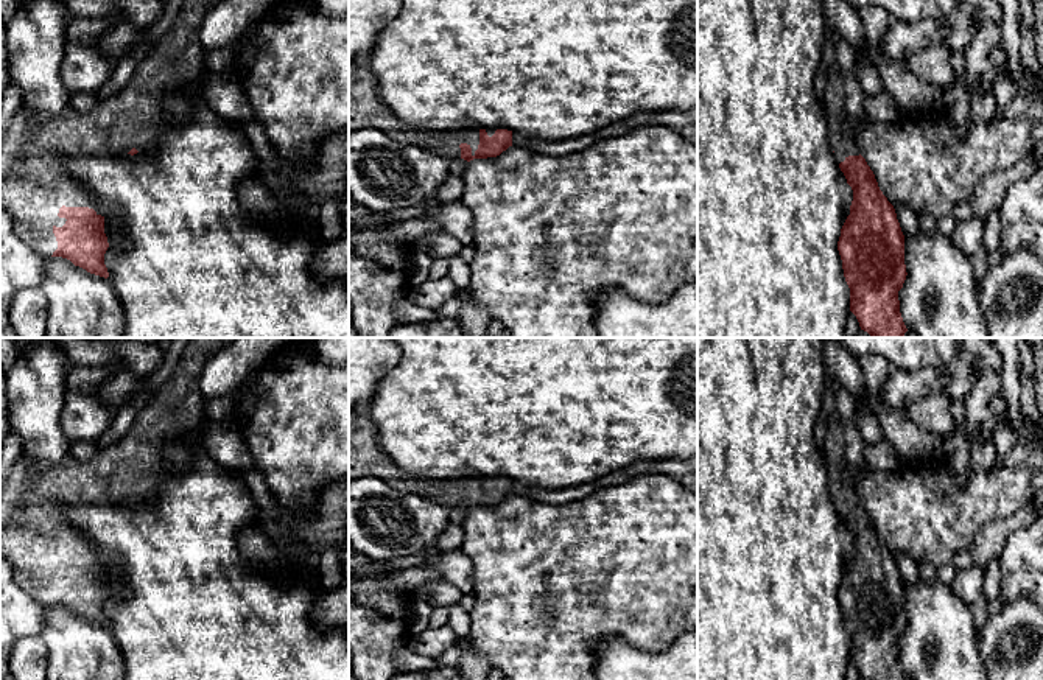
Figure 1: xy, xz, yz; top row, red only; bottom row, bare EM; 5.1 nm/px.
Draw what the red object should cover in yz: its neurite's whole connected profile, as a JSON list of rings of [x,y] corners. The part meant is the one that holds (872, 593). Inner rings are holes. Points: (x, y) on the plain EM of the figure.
[[[838,414],[828,420],[824,461],[834,507],[853,538],[850,563],[841,577],[838,590],[844,626],[850,636],[850,660],[856,664],[864,680],[908,680],[898,649],[898,640],[903,636],[908,624],[904,613],[904,584],[894,554],[880,538],[873,520],[856,495],[858,471],[847,459],[842,423]]]

